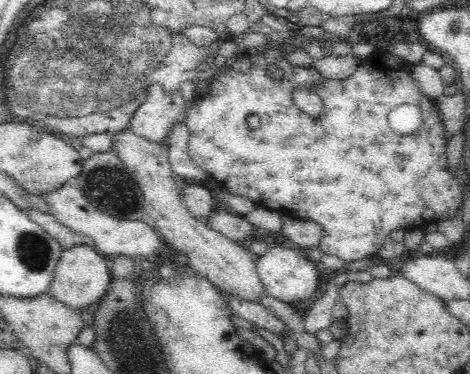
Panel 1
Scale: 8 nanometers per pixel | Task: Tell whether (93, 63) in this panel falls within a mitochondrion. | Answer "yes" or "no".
yes

